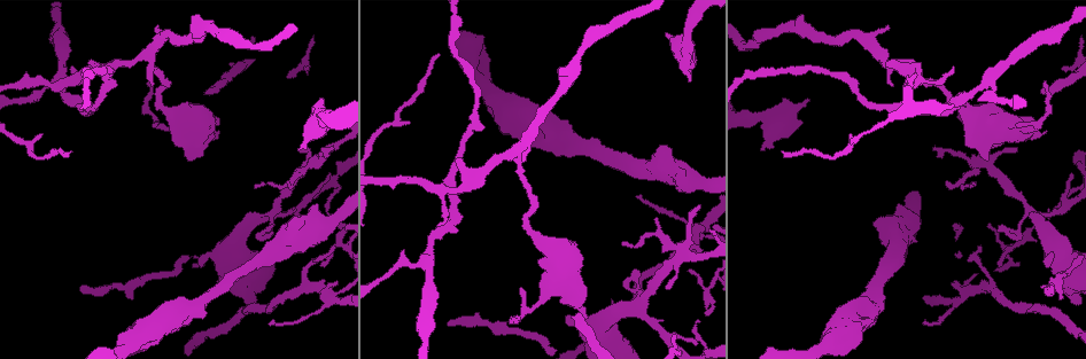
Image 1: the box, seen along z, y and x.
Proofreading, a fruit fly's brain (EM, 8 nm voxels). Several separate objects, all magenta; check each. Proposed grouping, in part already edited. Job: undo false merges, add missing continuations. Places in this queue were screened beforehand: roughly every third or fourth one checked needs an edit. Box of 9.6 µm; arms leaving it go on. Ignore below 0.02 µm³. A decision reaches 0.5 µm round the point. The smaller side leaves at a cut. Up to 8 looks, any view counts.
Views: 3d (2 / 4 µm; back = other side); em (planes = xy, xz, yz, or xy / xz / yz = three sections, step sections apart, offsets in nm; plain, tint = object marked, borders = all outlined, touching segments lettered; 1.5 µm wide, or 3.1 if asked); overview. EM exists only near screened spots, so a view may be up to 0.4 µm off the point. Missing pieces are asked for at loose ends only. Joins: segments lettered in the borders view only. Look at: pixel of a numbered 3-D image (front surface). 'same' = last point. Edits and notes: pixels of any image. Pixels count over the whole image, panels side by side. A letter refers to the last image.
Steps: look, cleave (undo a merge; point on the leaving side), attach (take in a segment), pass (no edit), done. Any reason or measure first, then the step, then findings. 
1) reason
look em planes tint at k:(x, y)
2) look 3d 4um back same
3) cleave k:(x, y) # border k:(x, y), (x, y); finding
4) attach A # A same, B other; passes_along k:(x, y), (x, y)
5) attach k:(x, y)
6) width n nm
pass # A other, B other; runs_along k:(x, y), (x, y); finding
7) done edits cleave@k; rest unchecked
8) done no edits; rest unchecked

an open end
look em xy step 8 tint at 1:(997, 232)

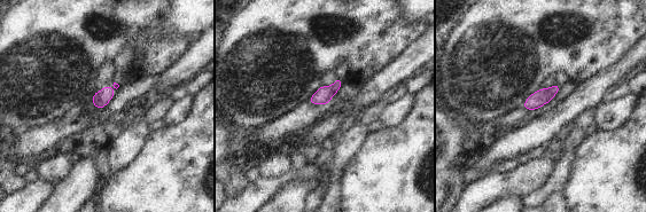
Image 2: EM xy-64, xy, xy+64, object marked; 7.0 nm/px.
another direction
look em planes borders same

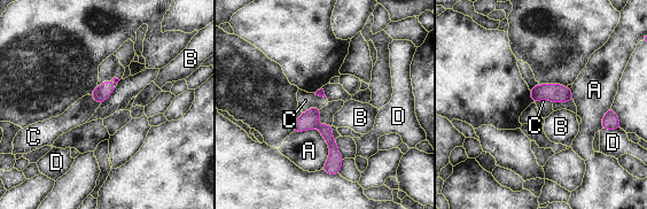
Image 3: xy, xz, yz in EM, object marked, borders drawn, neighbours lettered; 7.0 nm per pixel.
pass # A other, B other, C other, D other; border 3:(319, 108), (311, 107), (302, 113); none of them fits

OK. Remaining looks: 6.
narrows sharply
look 3d 2um at 1:(828, 71)

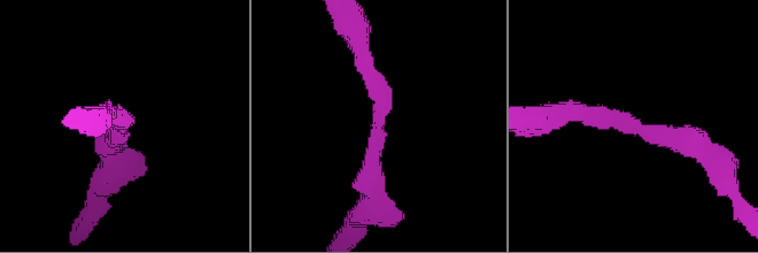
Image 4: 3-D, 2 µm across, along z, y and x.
look em planes tint at 4:(379, 119)

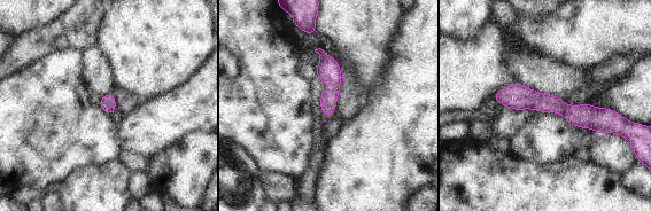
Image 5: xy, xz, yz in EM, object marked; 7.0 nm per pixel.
look em planes borders same

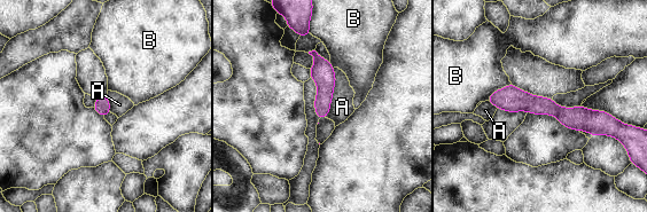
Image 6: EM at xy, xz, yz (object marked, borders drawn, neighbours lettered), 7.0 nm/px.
width 110 nm
pass # A other, B other; border 6:(334, 68), (333, 99), (325, 117); continuous, no second neuron

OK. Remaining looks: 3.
thin end
look em planes borders at 1:(71, 68)

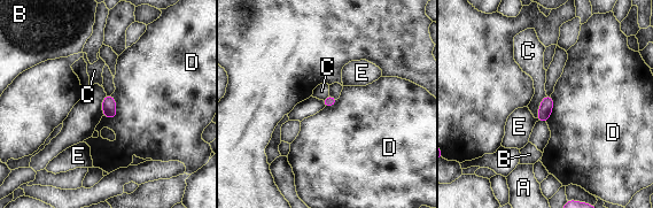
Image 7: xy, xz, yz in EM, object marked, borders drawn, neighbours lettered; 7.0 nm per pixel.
pass # A other, B other, C other, D other, E other; border 7:(546, 95), (539, 104), (536, 117); none of them fits

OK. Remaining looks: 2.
done no edits; rest unchecked

